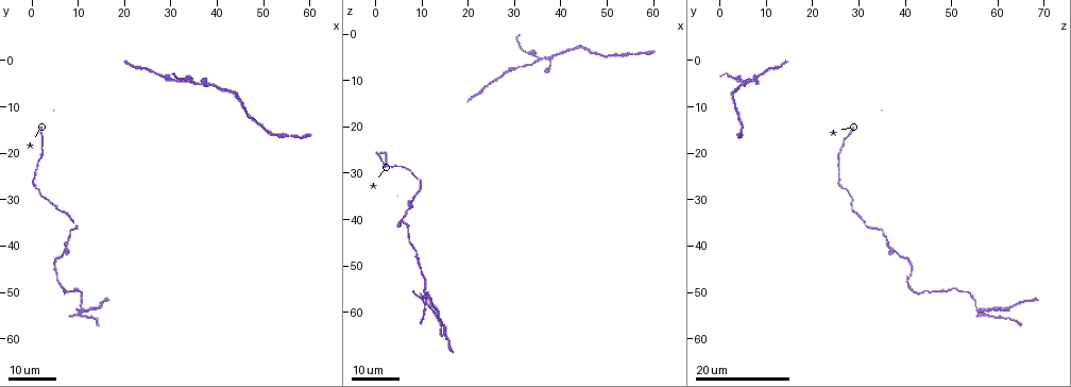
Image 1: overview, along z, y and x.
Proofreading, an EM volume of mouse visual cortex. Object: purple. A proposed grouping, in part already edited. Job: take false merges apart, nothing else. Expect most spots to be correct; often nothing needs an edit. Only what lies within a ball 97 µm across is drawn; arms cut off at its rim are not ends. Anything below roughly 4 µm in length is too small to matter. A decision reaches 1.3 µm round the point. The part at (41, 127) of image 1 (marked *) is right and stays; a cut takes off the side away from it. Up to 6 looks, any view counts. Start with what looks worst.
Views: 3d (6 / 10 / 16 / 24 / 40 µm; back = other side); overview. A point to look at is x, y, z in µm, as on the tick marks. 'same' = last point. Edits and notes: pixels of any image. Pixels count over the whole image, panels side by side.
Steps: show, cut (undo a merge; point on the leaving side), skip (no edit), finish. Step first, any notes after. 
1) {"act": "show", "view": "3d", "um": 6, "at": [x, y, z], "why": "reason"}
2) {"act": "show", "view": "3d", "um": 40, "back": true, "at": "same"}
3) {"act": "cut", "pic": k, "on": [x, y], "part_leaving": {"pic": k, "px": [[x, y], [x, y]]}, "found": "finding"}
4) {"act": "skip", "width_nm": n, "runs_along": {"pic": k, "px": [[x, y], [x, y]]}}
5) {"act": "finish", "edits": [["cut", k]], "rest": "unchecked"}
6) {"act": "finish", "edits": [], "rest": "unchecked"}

{"act": "show", "view": "3d", "um": 16, "at": [10.5, 54.0, 56.5], "why": "four or more arms meet"}

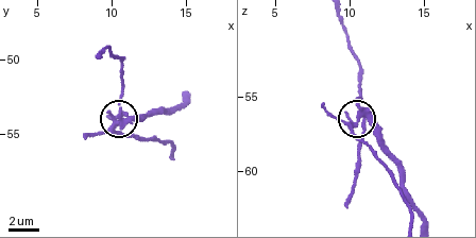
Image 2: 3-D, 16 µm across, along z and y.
{"act": "show", "view": "3d", "um": 10, "at": [11.0, 54.2, 56.2]}

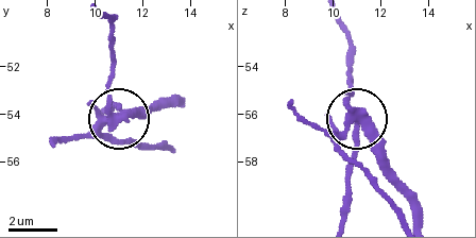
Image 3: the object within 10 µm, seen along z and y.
{"act": "cut", "pic": 3, "on": [89, 131], "arms": 5, "found": "two neurons meet here"}

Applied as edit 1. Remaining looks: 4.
{"act": "show", "view": "3d", "um": 24, "at": [35.5, 5.5, 5.5], "why": "branch point"}

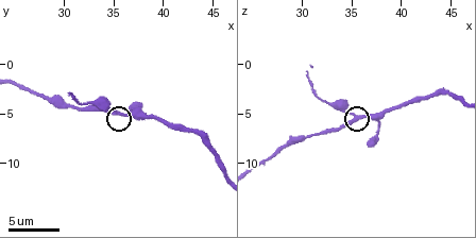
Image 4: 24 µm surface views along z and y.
{"act": "show", "view": "3d", "um": 6, "at": [35.2, 5.0, 5.4], "why": "zoom in"}

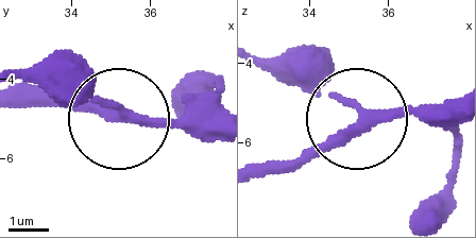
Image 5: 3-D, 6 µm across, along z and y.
{"act": "skip", "found": "continuous, no second neuron"}

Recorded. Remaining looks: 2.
{"act": "show", "view": "3d", "um": 24, "at": [7.0, 40.5, 37.0], "why": "side arm on a straight run"}

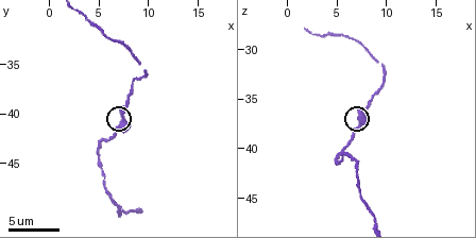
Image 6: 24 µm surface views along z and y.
{"act": "show", "view": "3d", "um": 6, "at": [7.4, 41.0, 37.6], "why": "zoom in"}

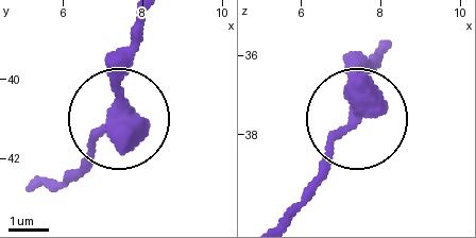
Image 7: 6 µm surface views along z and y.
{"act": "skip", "arms": 3, "runs_along": {"pic": 7, "px": [[135, 26], [115, 114], [67, 174]]}, "found": "one neuron here"}

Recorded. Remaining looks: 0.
{"act": "finish", "edits": [["cut", 3]], "rest": "unchecked"}

